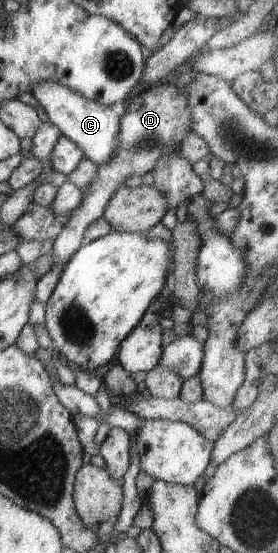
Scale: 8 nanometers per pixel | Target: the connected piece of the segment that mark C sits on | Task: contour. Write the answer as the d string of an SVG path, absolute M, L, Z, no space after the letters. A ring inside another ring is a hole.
M42 81L31 85L30 92L35 96L40 106L48 114L52 123L61 134L69 138L84 153L84 157L97 165L108 162L119 147L119 116L111 107L105 107L74 92L70 87L50 81Z

